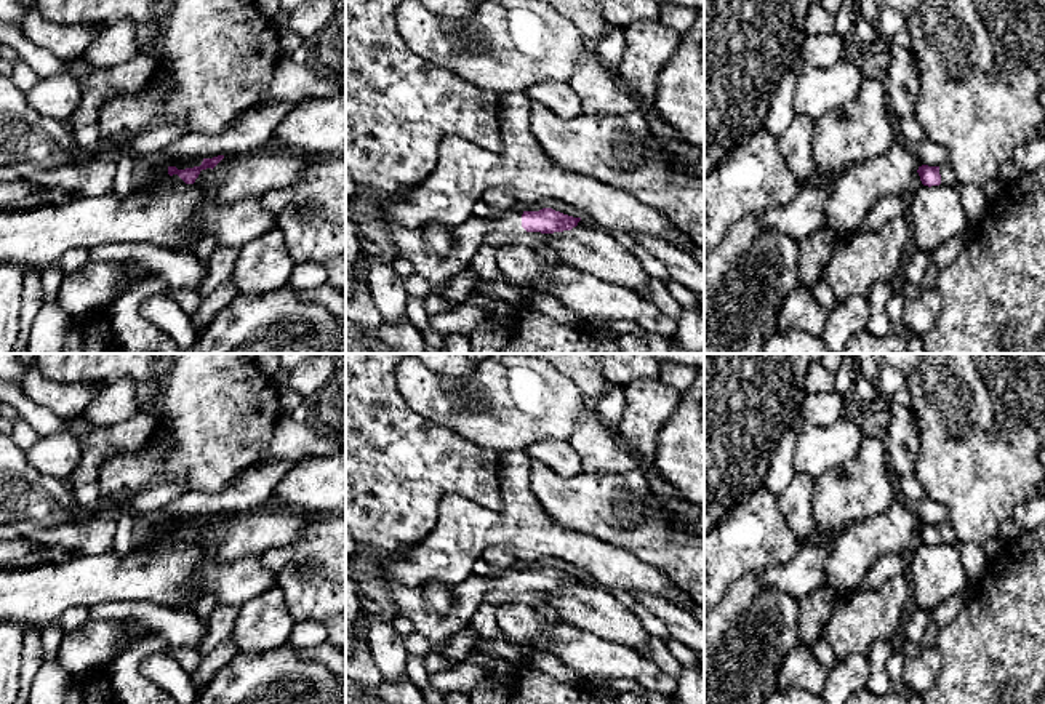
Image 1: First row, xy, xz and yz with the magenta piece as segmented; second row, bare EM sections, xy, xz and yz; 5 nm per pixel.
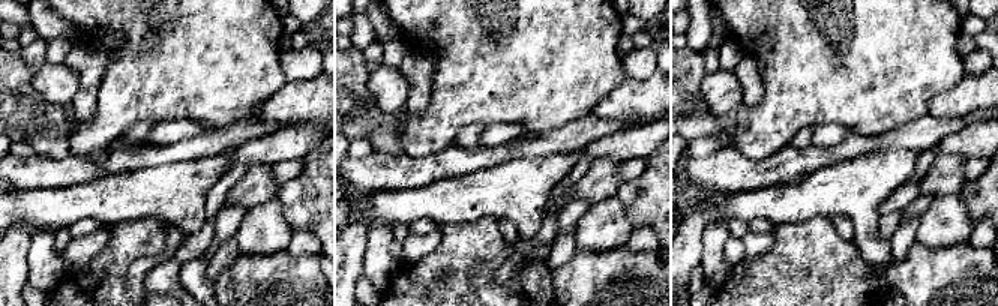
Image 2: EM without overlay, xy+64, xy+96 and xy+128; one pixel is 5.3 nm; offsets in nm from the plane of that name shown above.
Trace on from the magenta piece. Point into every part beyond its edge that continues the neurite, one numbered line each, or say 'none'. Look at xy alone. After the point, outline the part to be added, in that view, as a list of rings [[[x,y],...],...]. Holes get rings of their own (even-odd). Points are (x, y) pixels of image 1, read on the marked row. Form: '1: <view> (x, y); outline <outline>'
1: xy (149, 183); outline [[[157,163],[155,170],[142,181],[142,187],[155,189],[157,179],[165,173],[168,173],[168,165]]]

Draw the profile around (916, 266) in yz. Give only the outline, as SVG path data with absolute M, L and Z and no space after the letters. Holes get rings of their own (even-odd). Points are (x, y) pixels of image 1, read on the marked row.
M917 250L904 262L904 278L906 278L906 282L922 288L922 282L923 282L923 277L925 277L928 266L930 266L930 253Z

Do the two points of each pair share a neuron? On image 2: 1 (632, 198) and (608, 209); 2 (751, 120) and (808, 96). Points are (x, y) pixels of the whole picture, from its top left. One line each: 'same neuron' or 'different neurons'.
1: different neurons
2: same neuron

